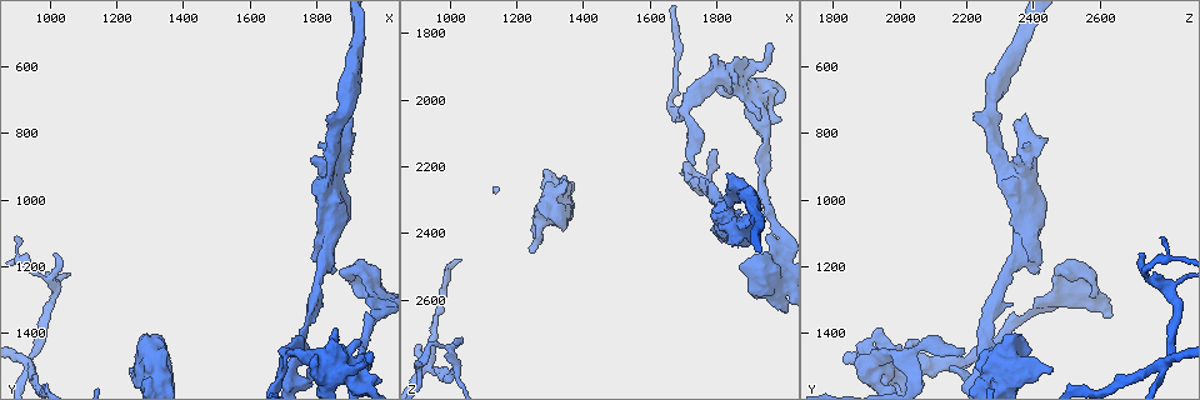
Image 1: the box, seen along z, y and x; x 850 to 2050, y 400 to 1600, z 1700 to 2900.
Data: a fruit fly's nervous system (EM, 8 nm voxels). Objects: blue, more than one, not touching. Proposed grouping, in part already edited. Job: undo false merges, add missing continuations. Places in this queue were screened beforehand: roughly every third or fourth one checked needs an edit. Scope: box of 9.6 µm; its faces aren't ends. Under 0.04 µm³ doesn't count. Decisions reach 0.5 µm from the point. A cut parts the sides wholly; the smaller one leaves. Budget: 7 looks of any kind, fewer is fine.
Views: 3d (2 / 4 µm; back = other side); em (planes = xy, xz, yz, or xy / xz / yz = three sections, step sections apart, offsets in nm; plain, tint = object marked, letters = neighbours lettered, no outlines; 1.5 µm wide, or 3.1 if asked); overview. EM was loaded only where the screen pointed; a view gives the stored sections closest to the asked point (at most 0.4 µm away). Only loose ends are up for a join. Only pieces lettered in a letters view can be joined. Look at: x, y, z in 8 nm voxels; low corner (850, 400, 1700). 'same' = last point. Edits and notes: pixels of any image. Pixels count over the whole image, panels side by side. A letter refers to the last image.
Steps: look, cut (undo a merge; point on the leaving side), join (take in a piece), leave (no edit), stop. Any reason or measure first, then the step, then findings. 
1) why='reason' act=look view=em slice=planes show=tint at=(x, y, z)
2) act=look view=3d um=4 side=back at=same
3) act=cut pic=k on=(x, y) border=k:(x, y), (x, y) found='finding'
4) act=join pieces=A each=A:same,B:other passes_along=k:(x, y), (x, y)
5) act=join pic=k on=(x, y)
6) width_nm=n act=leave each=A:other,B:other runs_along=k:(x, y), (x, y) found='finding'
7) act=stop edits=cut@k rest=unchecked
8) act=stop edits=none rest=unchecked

why='branch stops here' act=look view=em slice=xz step=8 show=letters at=(1250, 1510, 2460)

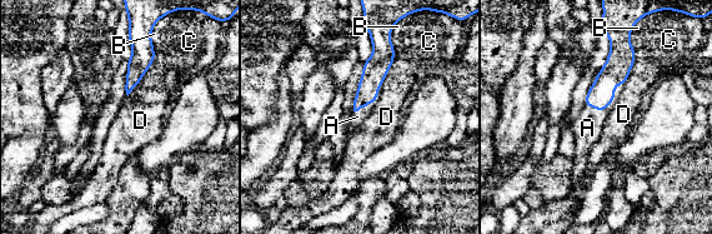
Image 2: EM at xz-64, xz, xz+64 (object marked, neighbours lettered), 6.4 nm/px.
width_nm=120 act=join pieces=A each=A:same,B:other,C:other,D:other found='the neuron continues'

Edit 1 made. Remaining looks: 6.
why='see it whole again' act=look view=overview

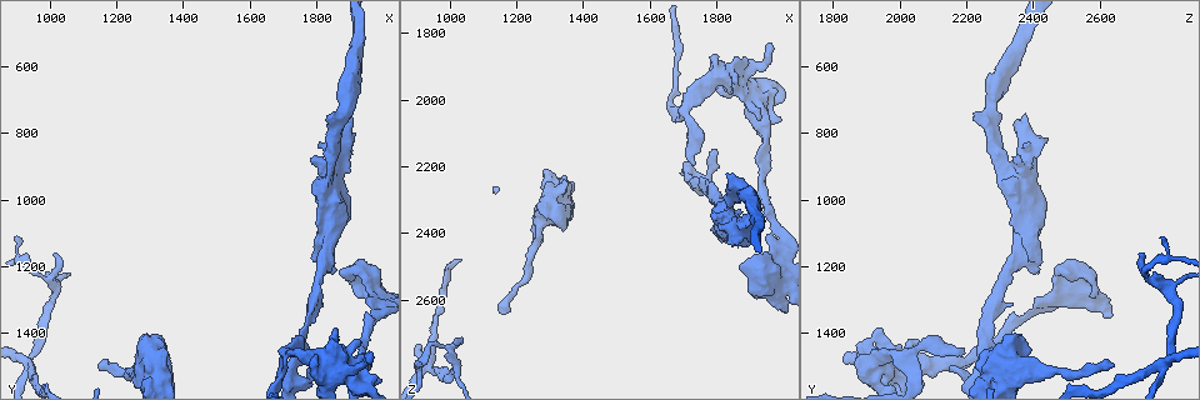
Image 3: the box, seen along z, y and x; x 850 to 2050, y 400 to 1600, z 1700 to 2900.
why='four or more arms meet' act=look view=3d um=4 at=(930, 1490, 2790)

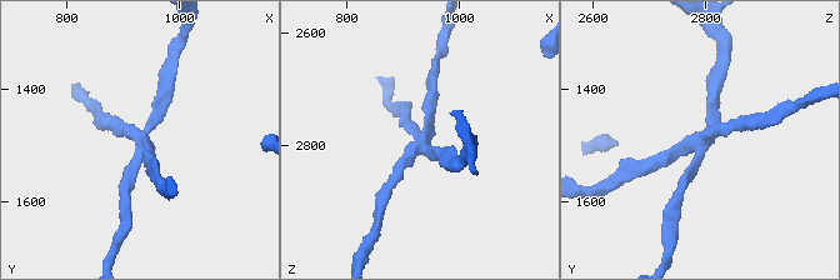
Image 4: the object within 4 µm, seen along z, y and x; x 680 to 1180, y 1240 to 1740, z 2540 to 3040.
arms=4 why='now the EM' act=look view=em slice=planes show=letters at=(935, 1490, 2800)

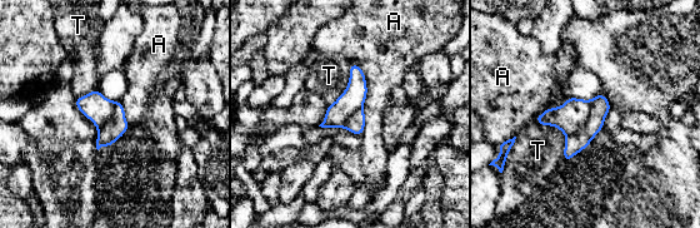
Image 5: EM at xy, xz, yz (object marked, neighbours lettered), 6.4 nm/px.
width_nm=190 act=cut pic=5 on=(574, 113) each=A:other,T:other border=5:(593, 100), (589, 117), (566, 137) found='two neurons meet here'

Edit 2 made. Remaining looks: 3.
act=look view=overview

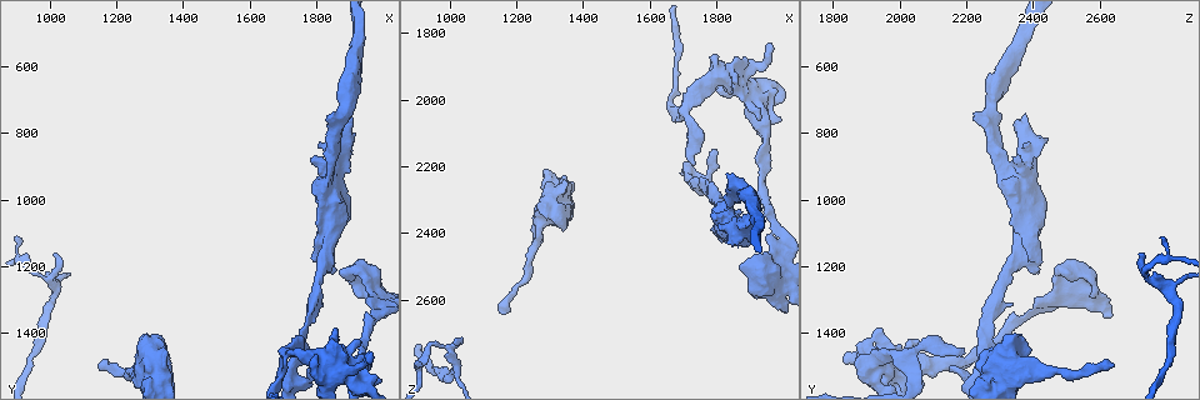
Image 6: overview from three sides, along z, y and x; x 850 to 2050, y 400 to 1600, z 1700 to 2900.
why='thick end' act=look view=em slice=xy step=8 show=letters at=(1890, 740, 2370)

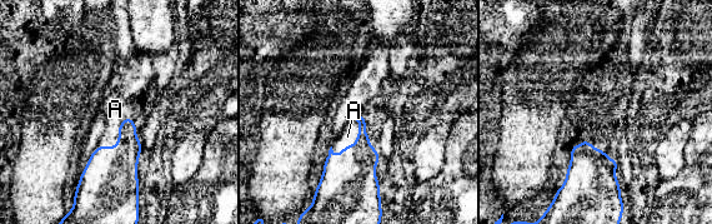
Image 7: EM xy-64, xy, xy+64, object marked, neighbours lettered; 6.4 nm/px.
act=join pieces=A each=A:same passes_along=7:(349, 179), (356, 142), (347, 137) found='the neuron continues'

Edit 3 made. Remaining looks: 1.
act=stop edits=join@2,cut@5,join@7 rest=unchecked

